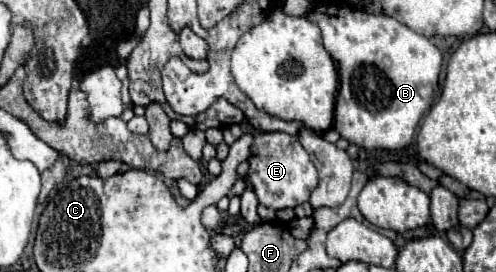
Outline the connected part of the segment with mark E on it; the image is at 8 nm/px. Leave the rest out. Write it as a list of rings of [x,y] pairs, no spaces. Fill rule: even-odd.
[[[260,133],[250,147],[248,163],[250,169],[246,179],[254,189],[258,203],[274,211],[280,211],[284,207],[296,207],[308,201],[312,189],[318,185],[318,173],[308,153],[300,145],[298,137],[292,137],[288,133]]]

